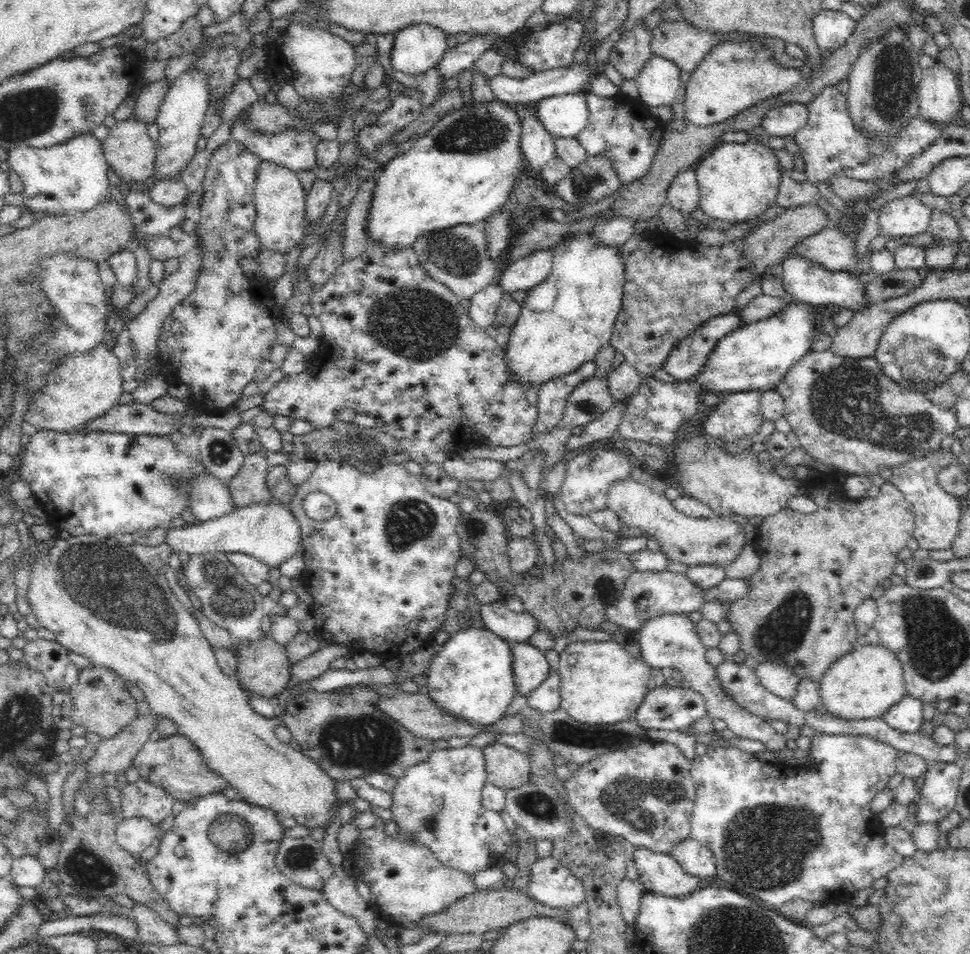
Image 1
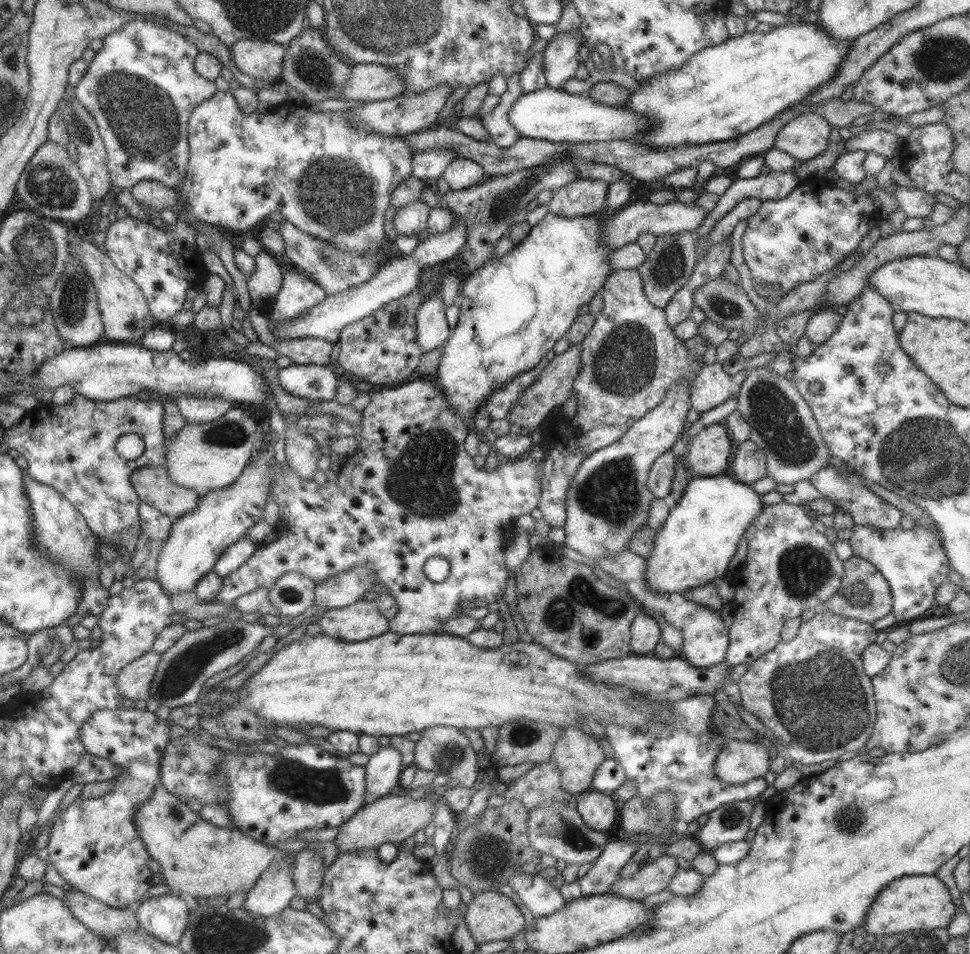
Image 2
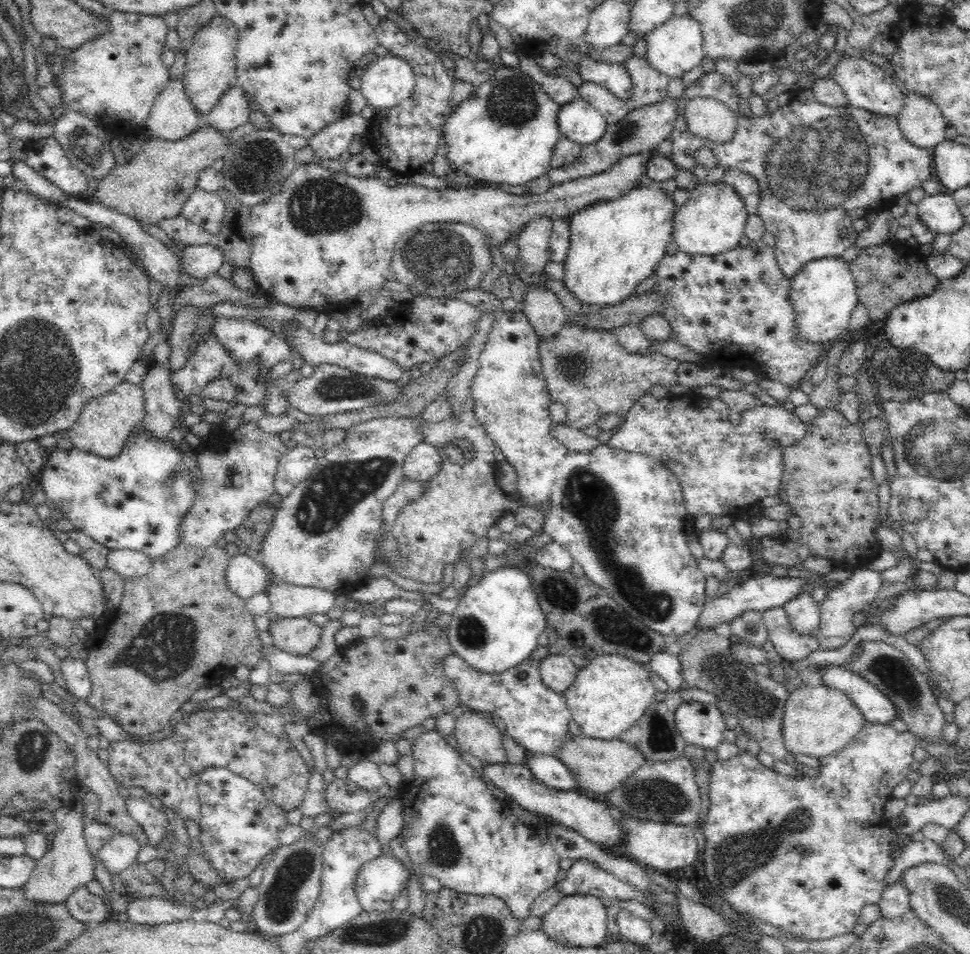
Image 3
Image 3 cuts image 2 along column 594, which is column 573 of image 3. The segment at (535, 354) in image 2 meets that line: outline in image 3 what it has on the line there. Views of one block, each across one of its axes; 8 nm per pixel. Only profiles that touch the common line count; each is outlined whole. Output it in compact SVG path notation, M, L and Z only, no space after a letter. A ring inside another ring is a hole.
M658 184L654 186L636 186L626 190L622 196L614 198L614 200L600 200L600 202L594 202L586 208L578 210L568 218L570 225L570 250L568 251L567 257L563 260L565 266L565 277L563 282L566 288L582 302L597 306L597 308L603 308L606 304L615 305L623 300L626 300L634 292L634 288L642 282L645 278L652 276L654 272L654 266L667 255L666 246L673 240L673 218L676 212L677 206L675 205L673 195L668 194L665 190L662 190Z

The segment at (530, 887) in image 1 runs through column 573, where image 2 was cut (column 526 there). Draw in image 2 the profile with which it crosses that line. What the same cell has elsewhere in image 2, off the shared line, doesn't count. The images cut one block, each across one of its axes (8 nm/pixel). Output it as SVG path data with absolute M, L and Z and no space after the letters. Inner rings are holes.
M515 874L506 885L519 897L533 919L551 915L567 903L549 881L539 876Z

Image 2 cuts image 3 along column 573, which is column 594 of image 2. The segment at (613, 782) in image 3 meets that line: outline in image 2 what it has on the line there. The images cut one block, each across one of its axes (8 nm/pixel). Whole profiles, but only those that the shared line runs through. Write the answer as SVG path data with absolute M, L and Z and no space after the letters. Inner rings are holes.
M565 727L547 761L559 770L561 790L576 797L591 789L595 769L603 759L598 739L577 727Z

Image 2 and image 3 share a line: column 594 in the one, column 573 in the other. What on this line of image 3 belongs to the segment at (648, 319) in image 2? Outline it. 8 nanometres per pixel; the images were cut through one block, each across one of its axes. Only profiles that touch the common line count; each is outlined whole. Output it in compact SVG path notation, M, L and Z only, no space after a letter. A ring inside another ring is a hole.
M566 320L562 329L554 336L545 336L540 339L538 346L539 360L542 375L546 382L546 389L551 401L562 403L566 407L567 418L565 423L572 428L583 429L590 425L596 425L598 420L606 414L616 414L623 418L649 391L659 382L664 387L670 387L675 382L676 369L679 361L659 353L632 354L628 353L617 336L610 330L588 329L587 326Z

